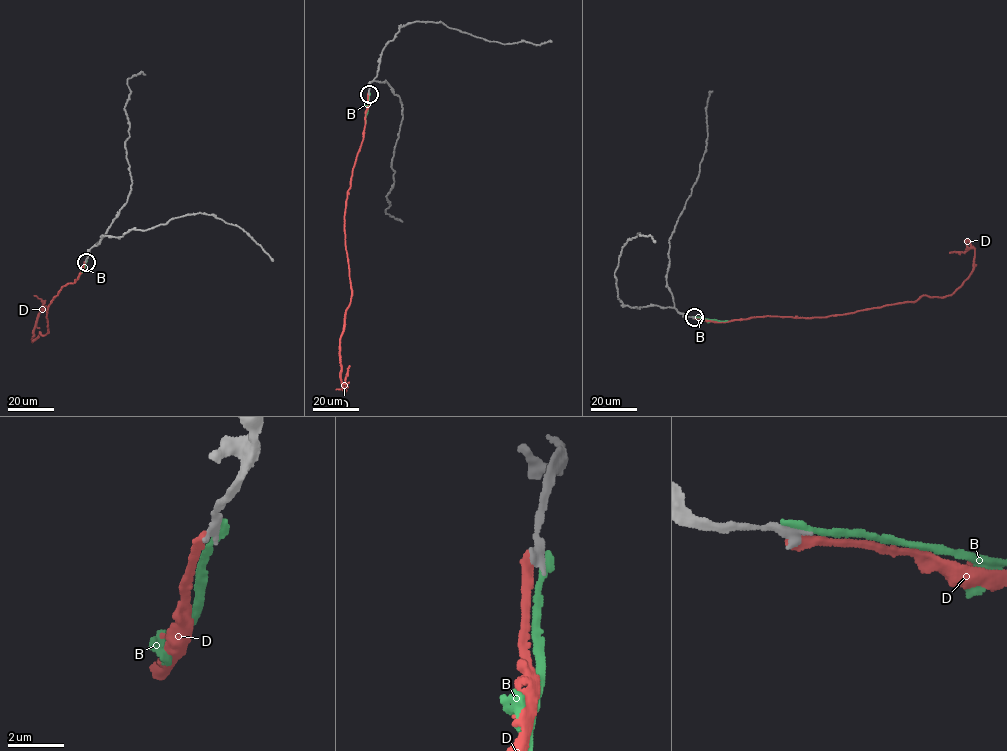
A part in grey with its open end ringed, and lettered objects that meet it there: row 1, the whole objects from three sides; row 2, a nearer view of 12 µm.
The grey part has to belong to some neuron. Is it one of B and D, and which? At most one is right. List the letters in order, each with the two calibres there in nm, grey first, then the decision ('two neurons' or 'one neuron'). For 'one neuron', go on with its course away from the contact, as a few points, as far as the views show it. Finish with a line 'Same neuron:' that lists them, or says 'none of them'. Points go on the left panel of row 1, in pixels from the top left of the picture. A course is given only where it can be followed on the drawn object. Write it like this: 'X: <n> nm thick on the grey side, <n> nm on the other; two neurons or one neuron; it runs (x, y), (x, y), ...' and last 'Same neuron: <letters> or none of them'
B: 340 nm thick on the grey side, 260 nm on the other; two neurons
D: 320 nm thick on the grey side, 300 nm on the other; two neurons
Same neuron: none of them

